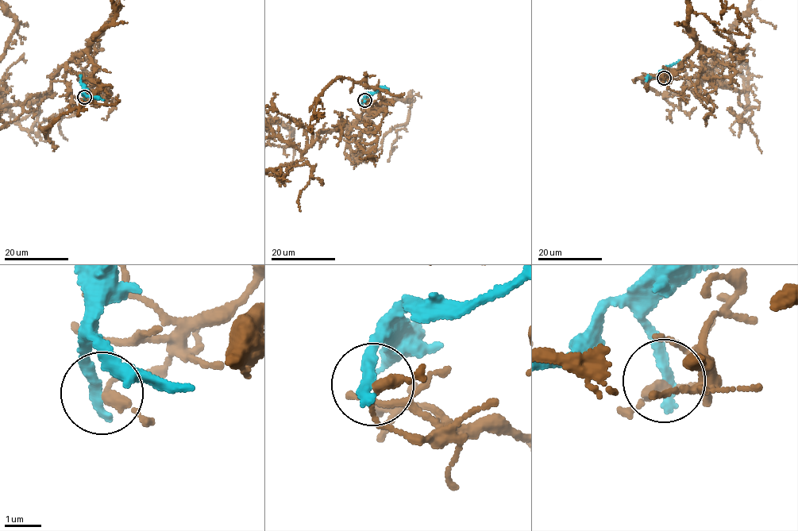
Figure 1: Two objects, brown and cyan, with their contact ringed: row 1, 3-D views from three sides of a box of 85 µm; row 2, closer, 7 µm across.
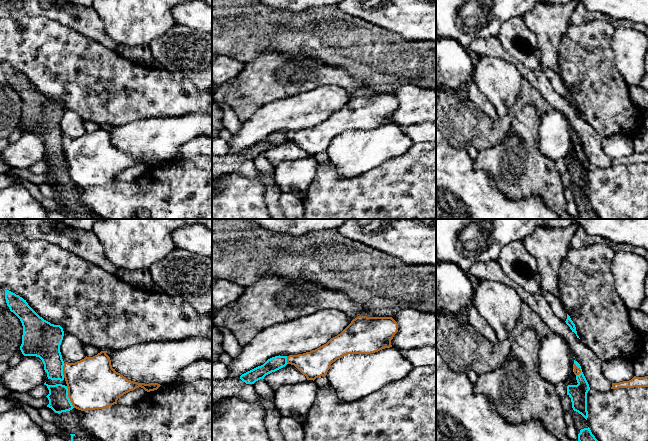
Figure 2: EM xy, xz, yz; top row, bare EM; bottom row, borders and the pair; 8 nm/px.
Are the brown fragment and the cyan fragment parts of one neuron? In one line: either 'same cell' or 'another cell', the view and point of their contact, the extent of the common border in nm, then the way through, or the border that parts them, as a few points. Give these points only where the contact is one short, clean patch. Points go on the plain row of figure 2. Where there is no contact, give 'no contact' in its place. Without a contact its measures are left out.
another cell; meets brown in xy at (68, 172); contact 190 nm long; border along xy (66, 162), (68, 174), (74, 183)

